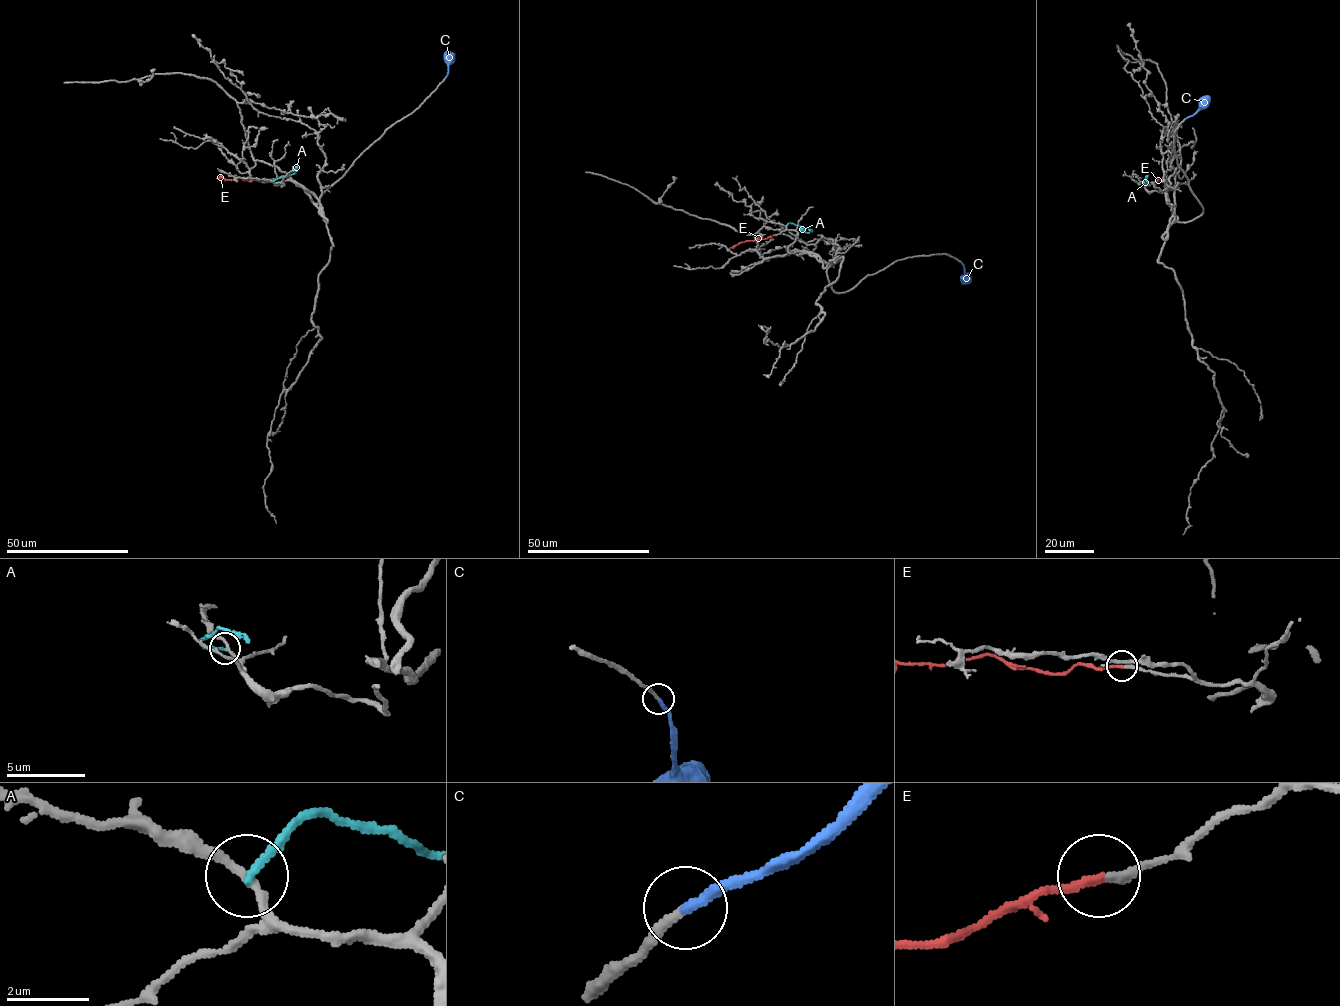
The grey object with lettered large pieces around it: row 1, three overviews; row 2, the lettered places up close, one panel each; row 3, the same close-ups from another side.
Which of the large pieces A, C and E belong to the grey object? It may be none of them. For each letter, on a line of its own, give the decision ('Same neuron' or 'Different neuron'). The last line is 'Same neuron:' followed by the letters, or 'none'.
A: Different neuron
C: Same neuron
E: Same neuron
Same neuron: C, E

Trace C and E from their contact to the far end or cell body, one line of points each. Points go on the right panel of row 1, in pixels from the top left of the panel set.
C: (1186, 118), (1207, 104), (1208, 96)
E: (1151, 183), (1166, 177)

